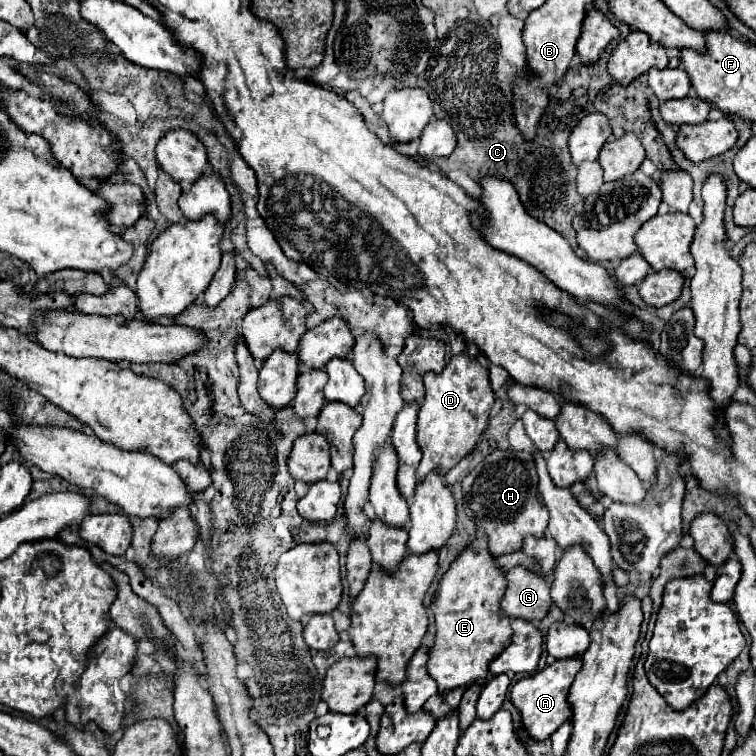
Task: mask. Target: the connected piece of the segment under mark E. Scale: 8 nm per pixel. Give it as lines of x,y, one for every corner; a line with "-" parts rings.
484,536
470,542
442,576
430,606
436,618
436,638
428,660
428,674
436,680
440,692
446,688
486,682
488,664
512,638
512,628
506,622
508,616
500,608
504,592
506,570
500,568
496,558
488,552
488,540

